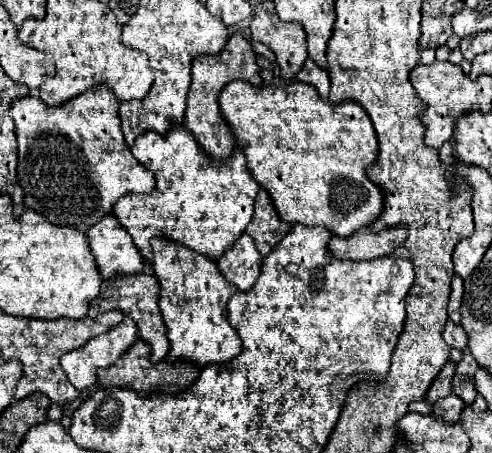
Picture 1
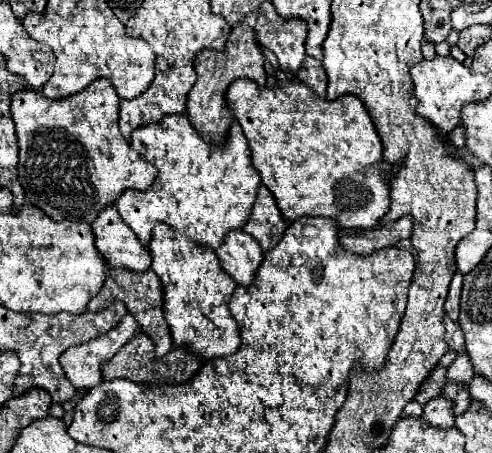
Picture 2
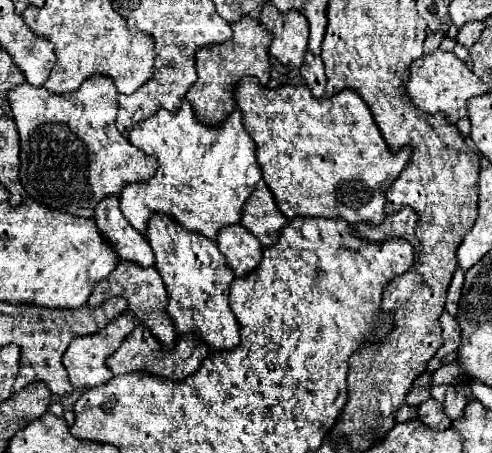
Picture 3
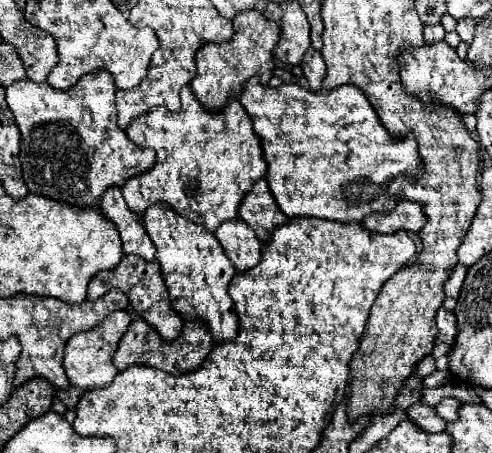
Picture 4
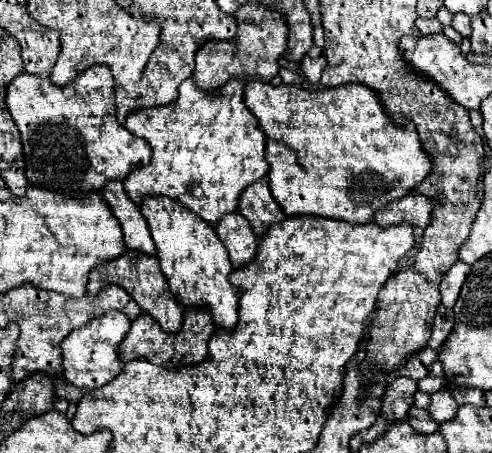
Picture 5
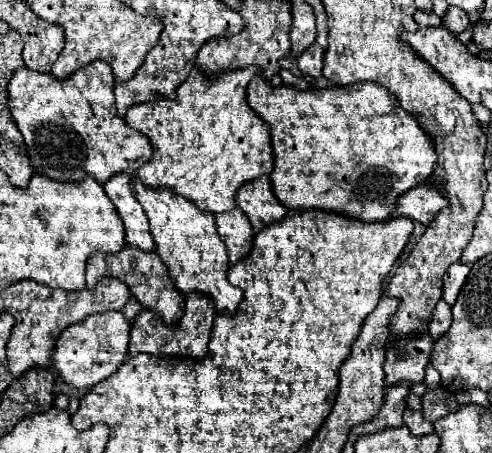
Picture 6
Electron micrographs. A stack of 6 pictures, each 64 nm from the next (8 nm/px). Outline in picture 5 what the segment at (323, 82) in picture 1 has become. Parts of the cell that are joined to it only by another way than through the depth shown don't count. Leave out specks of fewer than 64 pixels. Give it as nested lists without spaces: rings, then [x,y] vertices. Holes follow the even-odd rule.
[[[312,46],[312,48],[306,52],[306,56],[302,58],[302,62],[300,62],[300,68],[302,68],[302,72],[306,74],[306,78],[308,78],[308,82],[310,82],[312,86],[318,86],[324,66],[326,66],[324,50],[322,50],[322,48],[316,48],[316,46]]]

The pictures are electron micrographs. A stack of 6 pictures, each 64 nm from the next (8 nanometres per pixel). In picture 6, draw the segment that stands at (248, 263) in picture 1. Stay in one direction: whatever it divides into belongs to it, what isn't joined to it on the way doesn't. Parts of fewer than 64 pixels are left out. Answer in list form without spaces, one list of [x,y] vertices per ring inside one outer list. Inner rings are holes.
[[[232,208],[230,212],[224,212],[216,216],[216,228],[222,238],[222,242],[228,248],[230,264],[236,264],[248,256],[254,244],[254,230],[248,224],[248,218],[240,208]]]

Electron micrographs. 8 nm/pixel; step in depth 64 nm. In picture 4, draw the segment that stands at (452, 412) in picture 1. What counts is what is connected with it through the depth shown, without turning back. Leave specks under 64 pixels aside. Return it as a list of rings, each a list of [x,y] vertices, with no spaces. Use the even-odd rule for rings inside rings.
[[[418,402],[412,408],[408,408],[408,416],[424,432],[444,432],[446,430],[446,420],[440,420],[440,416],[436,416],[434,406],[426,406]]]

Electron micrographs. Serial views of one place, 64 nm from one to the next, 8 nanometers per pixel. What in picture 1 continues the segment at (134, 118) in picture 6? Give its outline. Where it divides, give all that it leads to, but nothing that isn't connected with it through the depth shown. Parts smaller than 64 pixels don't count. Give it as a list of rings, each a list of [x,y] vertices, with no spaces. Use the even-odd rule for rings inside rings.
[[[178,126],[166,136],[144,132],[136,138],[132,154],[146,170],[154,172],[156,188],[152,194],[122,196],[114,204],[112,214],[132,236],[146,262],[152,260],[152,254],[148,254],[152,238],[172,240],[210,260],[218,260],[244,234],[252,220],[252,204],[260,186],[250,176],[240,148],[234,150],[232,158],[216,164],[198,148],[194,136],[184,126]]]

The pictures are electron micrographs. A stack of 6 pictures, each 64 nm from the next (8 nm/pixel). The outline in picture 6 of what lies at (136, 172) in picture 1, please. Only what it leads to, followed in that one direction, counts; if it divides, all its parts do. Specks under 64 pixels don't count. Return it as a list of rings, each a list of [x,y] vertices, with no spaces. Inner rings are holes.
[[[102,60],[88,64],[86,70],[82,68],[66,80],[56,80],[52,74],[32,72],[24,66],[14,72],[8,84],[8,106],[18,130],[24,136],[34,174],[54,178],[56,182],[82,182],[86,176],[92,176],[94,180],[104,184],[120,172],[138,170],[148,162],[148,156],[152,156],[150,140],[116,116],[114,76],[110,64],[104,64]]]

